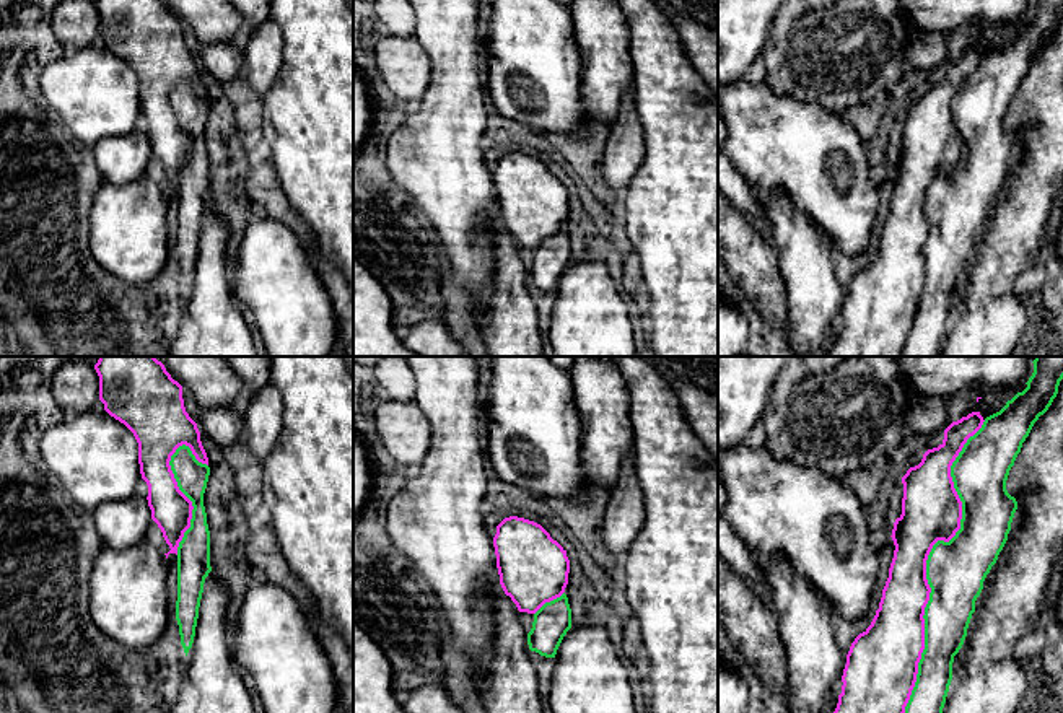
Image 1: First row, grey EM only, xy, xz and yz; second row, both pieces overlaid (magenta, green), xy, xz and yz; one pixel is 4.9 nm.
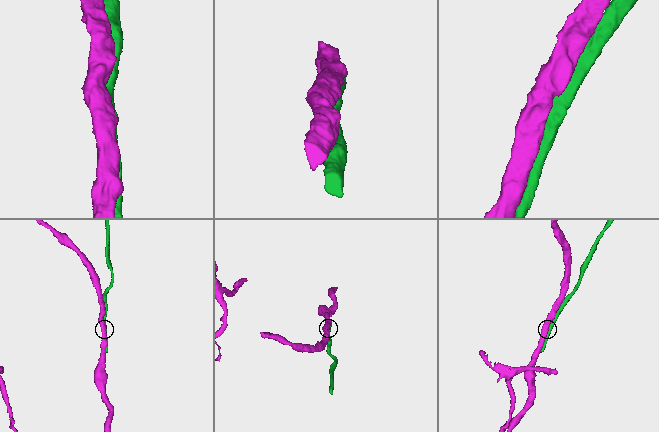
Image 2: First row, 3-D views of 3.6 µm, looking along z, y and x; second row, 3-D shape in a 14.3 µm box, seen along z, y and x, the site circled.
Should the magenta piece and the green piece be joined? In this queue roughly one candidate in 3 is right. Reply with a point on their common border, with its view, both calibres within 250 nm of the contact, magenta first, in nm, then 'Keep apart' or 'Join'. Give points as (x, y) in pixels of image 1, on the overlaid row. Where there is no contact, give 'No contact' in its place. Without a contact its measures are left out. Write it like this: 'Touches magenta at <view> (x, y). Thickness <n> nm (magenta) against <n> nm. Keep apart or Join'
Touches magenta at yz (925, 562). Thickness 280 nm (magenta) against 300 nm. Keep apart

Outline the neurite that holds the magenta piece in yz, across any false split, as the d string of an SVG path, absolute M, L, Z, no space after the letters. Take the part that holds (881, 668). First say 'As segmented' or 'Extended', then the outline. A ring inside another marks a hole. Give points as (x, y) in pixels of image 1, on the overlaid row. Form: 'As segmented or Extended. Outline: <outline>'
As segmented. Outline: M980 412L952 422L944 430L943 443L928 449L921 462L902 477L902 514L895 519L890 536L895 550L889 578L871 625L850 646L842 676L842 693L833 713L905 713L925 650L923 615L931 593L926 560L938 540L949 542L960 529L962 501L954 488L951 466L983 422Z

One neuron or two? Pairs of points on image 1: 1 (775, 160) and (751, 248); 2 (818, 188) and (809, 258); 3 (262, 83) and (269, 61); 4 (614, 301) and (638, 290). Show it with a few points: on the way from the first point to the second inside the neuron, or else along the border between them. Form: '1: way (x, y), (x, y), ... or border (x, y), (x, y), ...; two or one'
1: border (734, 207), (751, 223); two
2: border (788, 196), (791, 204), (822, 233), (831, 248); two
3: way (262, 78), (264, 65); one
4: border (617, 284), (627, 297); two

